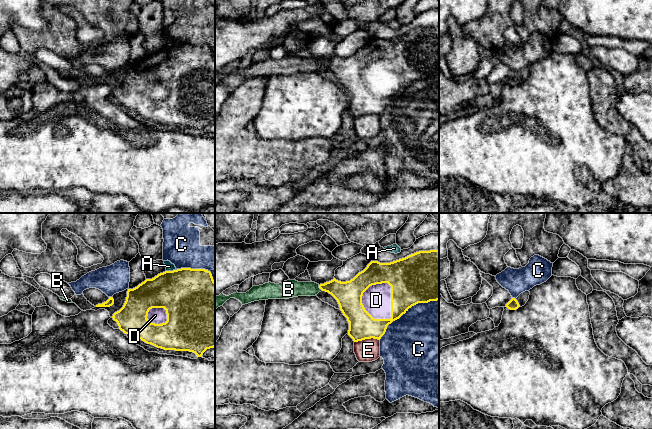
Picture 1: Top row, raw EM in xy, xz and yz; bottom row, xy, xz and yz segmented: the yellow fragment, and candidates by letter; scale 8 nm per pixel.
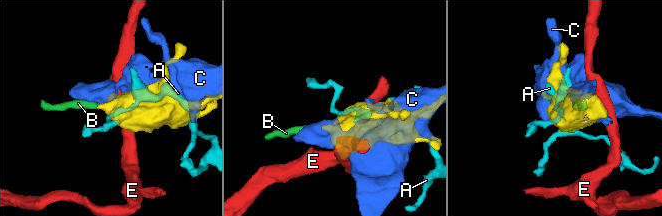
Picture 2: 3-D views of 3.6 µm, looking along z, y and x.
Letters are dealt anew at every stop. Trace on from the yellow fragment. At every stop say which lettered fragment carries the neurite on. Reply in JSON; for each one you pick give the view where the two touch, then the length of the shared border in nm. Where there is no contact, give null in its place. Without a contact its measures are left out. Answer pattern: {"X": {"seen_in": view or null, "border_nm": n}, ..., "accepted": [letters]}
{"B": {"seen_in": "xz", "border_nm": 60}, "D": {"seen_in": "xz", "border_nm": 320}, "accepted": ["B", "D"]}

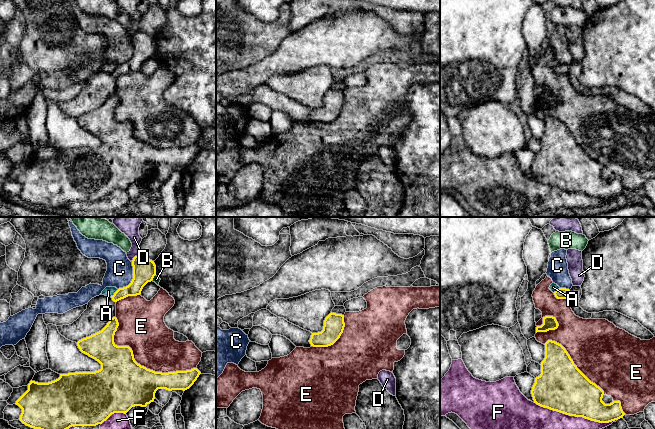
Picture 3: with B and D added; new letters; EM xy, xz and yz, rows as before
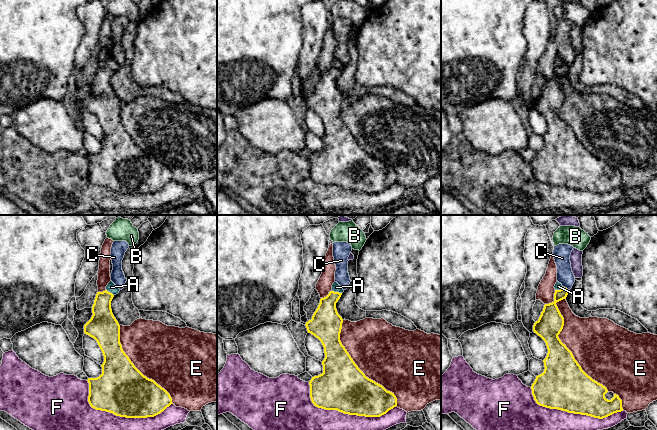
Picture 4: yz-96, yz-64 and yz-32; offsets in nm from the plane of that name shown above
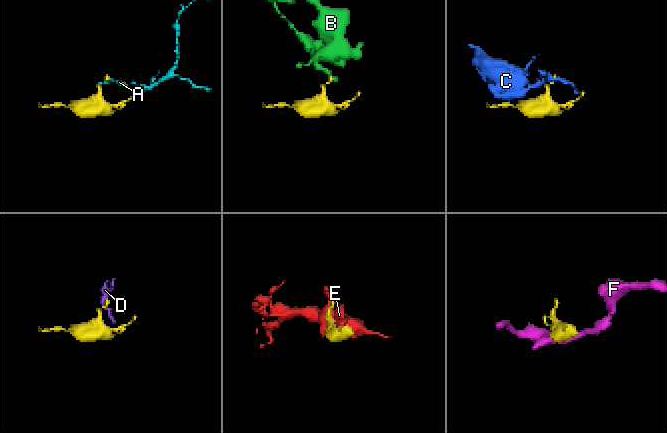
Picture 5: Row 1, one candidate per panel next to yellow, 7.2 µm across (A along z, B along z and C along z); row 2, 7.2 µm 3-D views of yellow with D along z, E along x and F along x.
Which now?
{"accepted": []}

